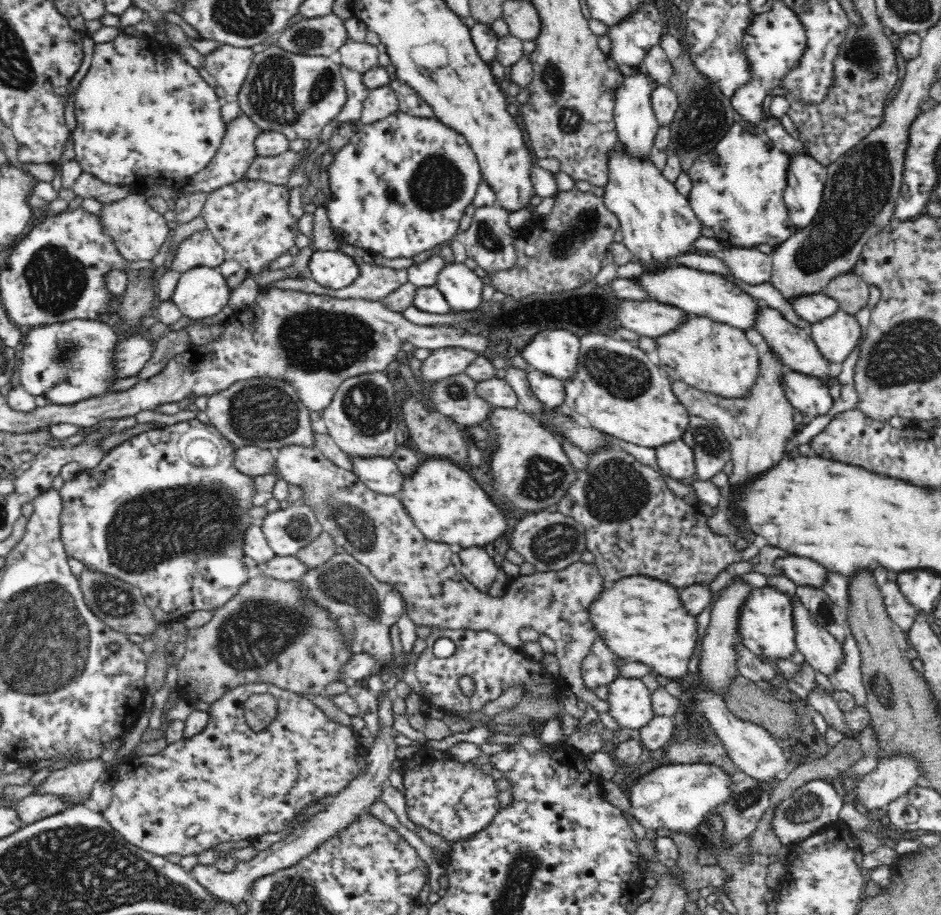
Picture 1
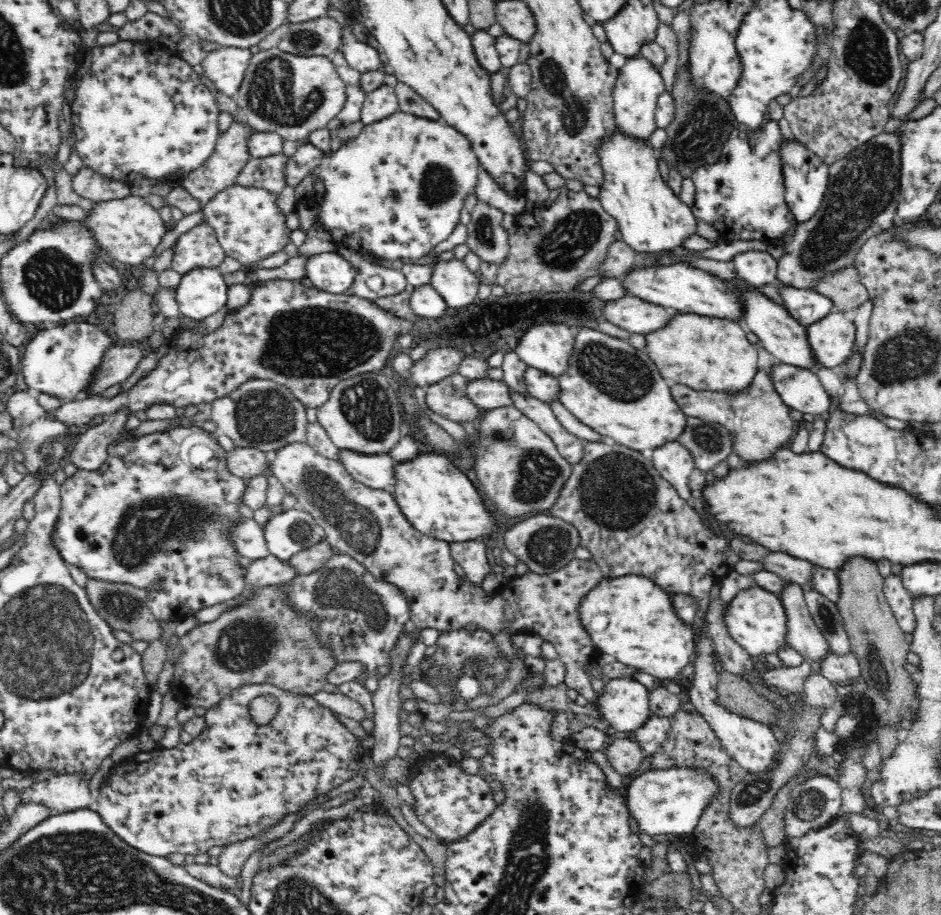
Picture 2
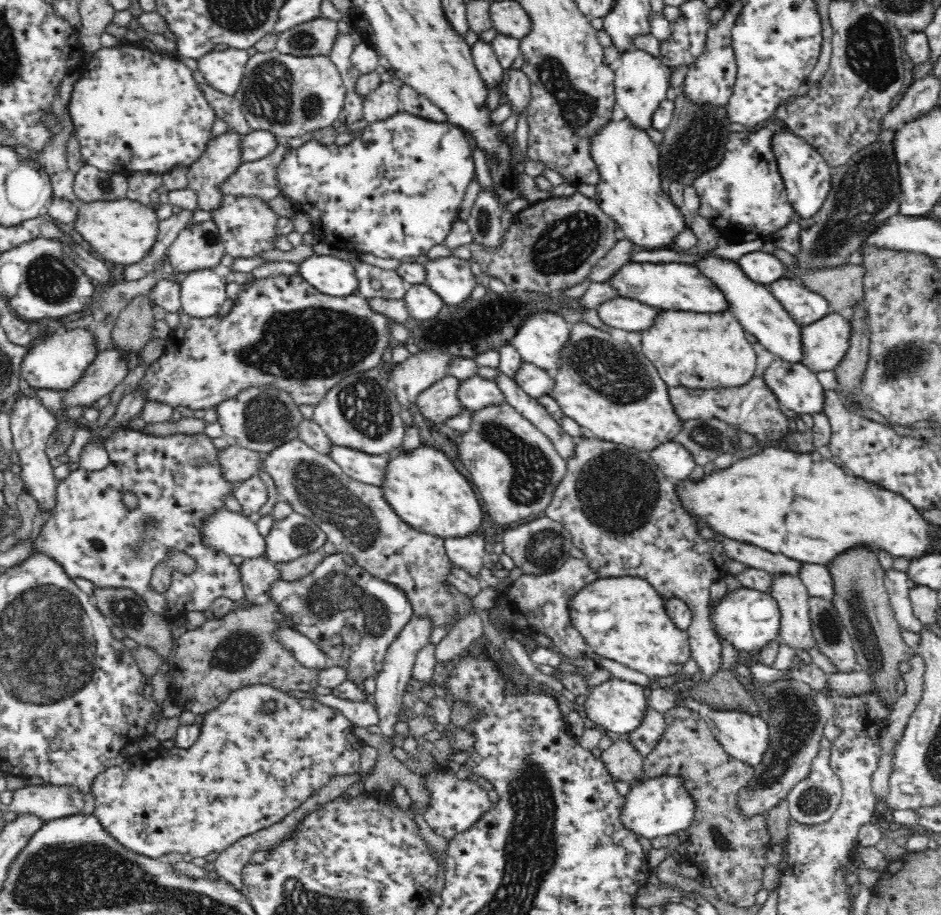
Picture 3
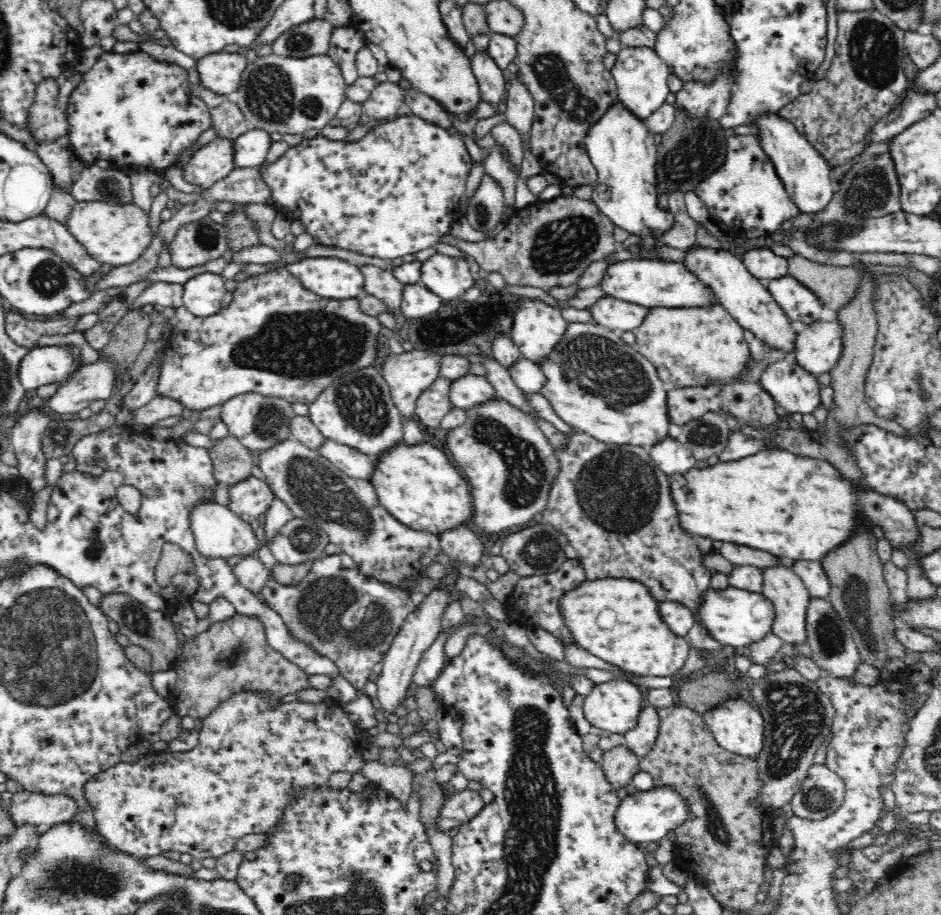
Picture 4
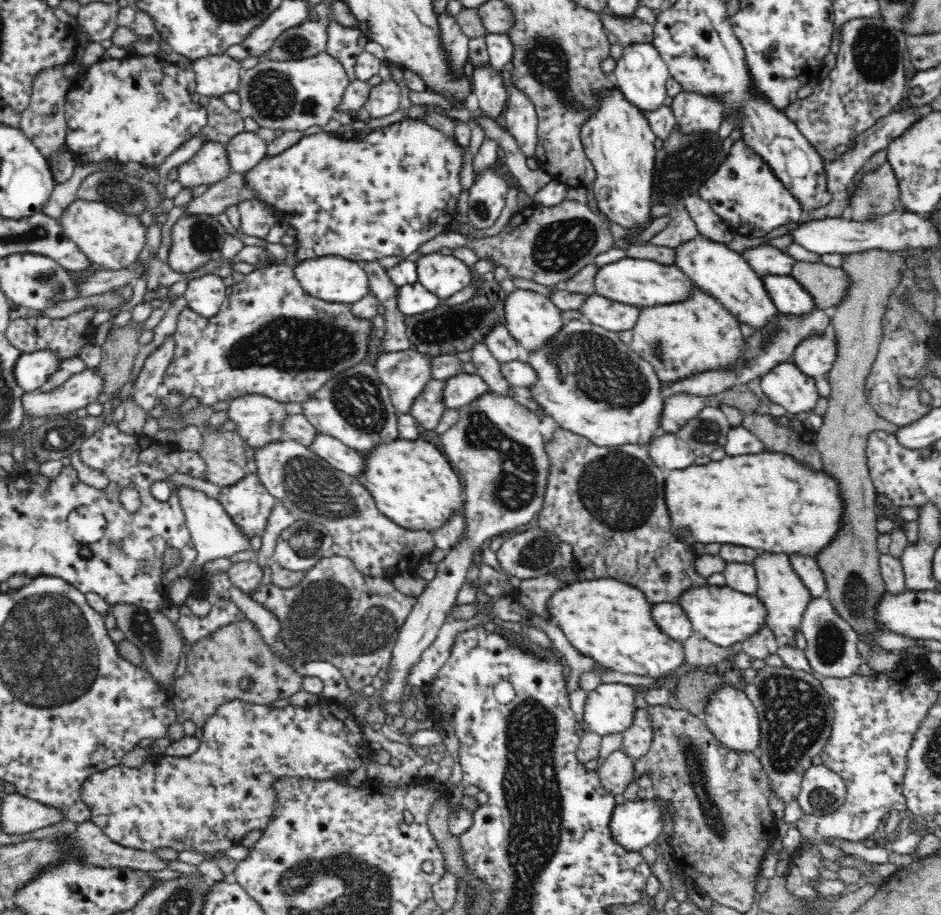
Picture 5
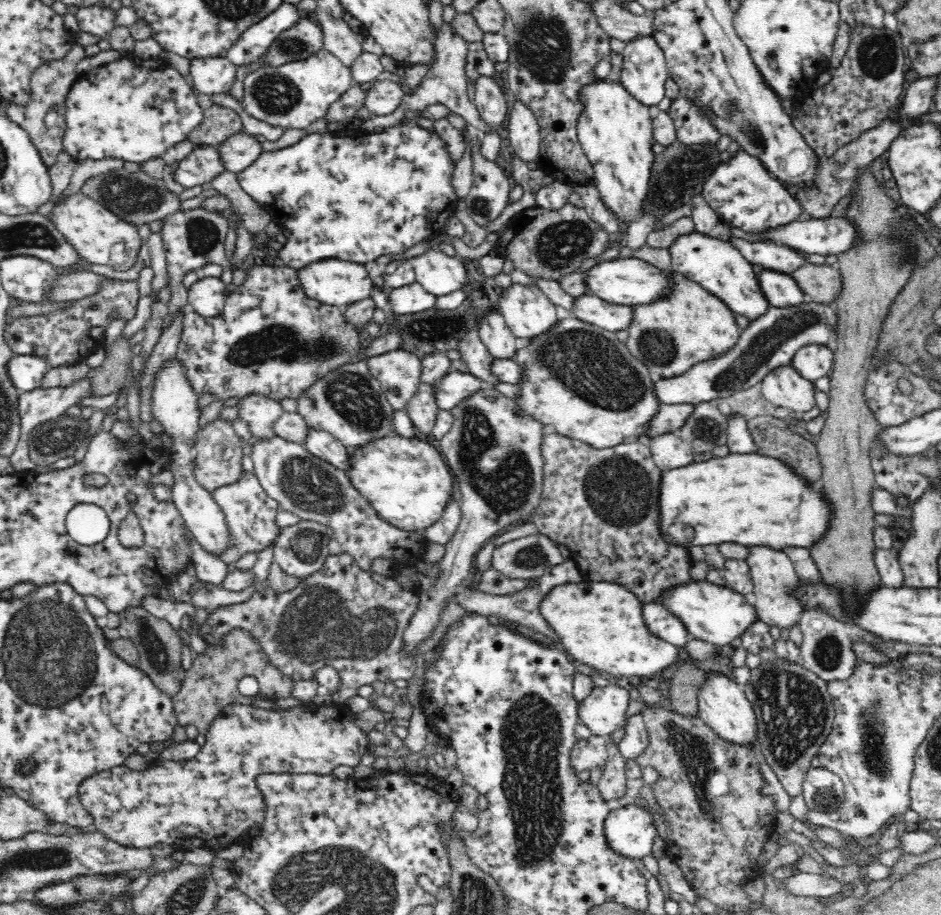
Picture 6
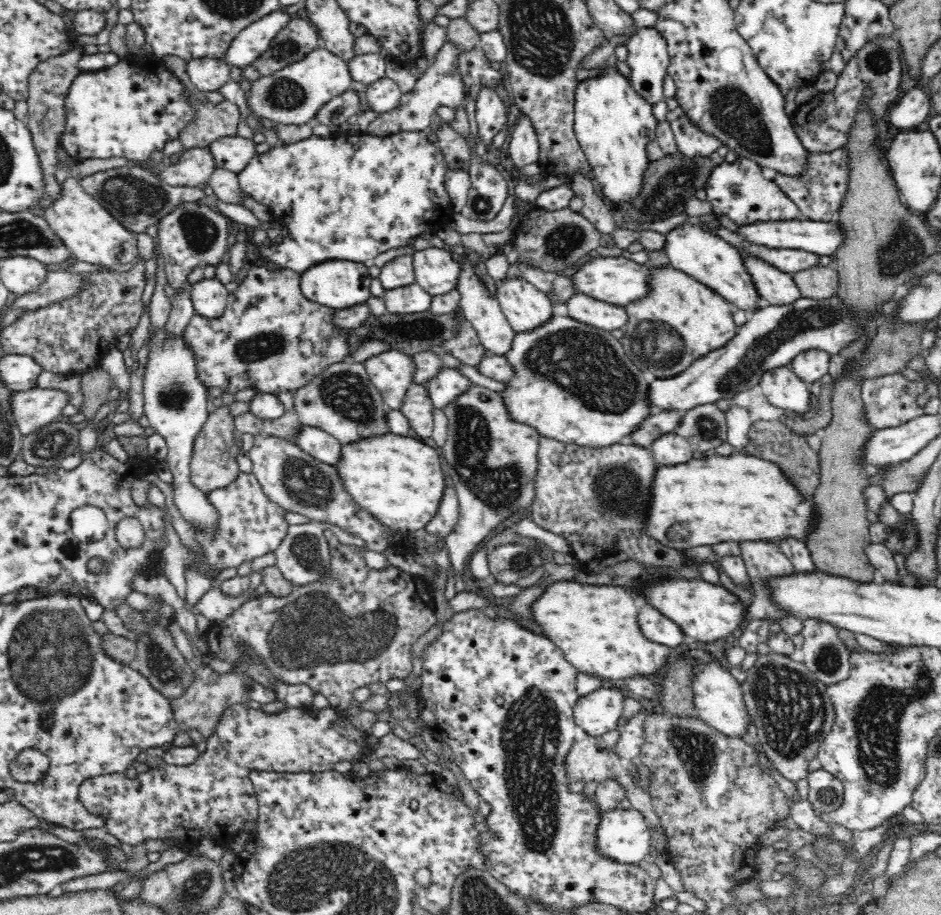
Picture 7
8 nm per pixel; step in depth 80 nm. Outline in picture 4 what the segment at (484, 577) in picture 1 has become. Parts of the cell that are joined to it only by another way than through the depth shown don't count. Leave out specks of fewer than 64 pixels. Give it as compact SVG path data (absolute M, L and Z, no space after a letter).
M462 526L462 528L440 534L439 537L442 550L448 554L452 562L473 567L480 560L486 561L484 542L480 535L474 532L474 528Z

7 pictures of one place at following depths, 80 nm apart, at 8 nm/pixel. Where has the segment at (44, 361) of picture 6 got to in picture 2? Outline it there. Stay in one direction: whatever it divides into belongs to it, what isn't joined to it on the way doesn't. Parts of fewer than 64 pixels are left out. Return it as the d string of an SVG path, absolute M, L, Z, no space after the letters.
M86 320L66 322L62 326L48 325L26 342L19 372L24 375L30 390L54 396L64 403L74 401L85 397L86 390L90 392L106 350L110 350L116 343L110 329L104 330L100 324L90 324Z

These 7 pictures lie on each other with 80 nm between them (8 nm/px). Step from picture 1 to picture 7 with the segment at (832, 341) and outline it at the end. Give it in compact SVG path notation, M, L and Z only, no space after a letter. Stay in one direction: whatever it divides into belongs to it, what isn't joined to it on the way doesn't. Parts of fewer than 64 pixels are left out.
M810 349L798 353L789 364L802 380L811 384L828 374L828 364L833 358L826 350Z

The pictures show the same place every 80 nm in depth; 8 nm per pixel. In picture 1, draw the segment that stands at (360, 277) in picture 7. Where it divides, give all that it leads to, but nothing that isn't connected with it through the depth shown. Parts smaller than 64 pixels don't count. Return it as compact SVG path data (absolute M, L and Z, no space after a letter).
M337 250L314 251L309 264L311 278L318 284L339 290L350 286L360 274L360 267L350 253Z

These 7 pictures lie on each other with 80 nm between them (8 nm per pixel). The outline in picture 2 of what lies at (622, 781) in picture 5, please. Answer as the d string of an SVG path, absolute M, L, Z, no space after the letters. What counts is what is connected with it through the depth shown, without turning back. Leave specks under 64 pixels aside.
M615 739L604 748L612 768L622 777L632 775L647 757L640 743L631 739Z

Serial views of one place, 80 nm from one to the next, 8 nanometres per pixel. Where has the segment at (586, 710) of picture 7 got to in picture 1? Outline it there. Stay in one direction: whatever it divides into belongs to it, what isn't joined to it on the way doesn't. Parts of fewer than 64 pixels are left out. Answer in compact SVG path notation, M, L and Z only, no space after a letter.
M616 678L612 685L608 687L608 705L610 706L610 716L612 716L622 728L629 728L631 730L637 728L641 729L655 718L653 712L651 690L648 689L644 682L638 678Z

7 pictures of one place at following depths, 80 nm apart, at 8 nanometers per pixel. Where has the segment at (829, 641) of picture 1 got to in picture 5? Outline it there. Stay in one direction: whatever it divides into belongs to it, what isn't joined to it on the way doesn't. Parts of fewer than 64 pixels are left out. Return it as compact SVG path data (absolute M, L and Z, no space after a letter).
M760 554L754 560L756 577L758 577L758 590L756 594L768 607L767 627L781 639L794 638L800 634L803 614L811 601L810 591L795 573L786 554Z

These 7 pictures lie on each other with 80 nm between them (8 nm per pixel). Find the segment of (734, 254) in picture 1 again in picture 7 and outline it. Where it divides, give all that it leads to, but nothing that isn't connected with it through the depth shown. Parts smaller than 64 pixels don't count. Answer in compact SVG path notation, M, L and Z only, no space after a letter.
M722 226L714 234L726 240L732 246L744 250L749 258L757 258L785 273L792 274L820 264L820 257L816 254L810 254L804 250L766 247L762 244L745 240L737 232L732 232Z

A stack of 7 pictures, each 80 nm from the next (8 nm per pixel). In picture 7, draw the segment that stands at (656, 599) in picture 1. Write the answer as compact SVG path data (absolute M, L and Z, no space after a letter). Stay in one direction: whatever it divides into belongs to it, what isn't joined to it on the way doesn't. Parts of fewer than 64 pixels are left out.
M556 582L532 604L534 619L544 637L554 642L579 672L614 682L633 677L657 679L666 662L672 662L675 648L653 642L642 634L638 606L622 586Z

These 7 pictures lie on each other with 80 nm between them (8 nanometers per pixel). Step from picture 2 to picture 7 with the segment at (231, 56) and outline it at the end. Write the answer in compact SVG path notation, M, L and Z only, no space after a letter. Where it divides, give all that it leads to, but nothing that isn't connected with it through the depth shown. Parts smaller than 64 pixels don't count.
M195 58L187 61L186 66L192 84L202 92L218 91L226 82L235 79L236 70L229 64L216 58Z

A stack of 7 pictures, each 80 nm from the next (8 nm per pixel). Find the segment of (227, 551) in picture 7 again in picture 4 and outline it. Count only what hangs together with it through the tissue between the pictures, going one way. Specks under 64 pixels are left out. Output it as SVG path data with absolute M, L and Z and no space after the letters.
M250 475L246 480L229 486L230 504L228 508L249 523L267 511L275 494L268 483Z

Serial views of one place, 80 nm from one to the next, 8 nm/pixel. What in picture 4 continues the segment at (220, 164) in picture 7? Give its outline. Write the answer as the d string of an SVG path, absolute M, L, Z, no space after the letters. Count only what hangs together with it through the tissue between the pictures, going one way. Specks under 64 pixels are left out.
M250 129L234 139L235 162L238 168L260 166L272 146L274 138L268 131Z

